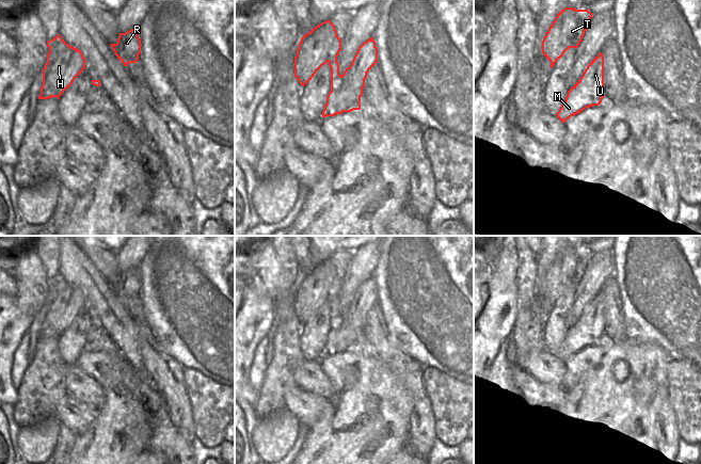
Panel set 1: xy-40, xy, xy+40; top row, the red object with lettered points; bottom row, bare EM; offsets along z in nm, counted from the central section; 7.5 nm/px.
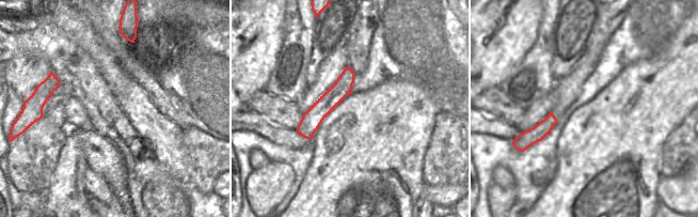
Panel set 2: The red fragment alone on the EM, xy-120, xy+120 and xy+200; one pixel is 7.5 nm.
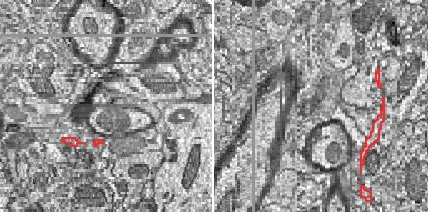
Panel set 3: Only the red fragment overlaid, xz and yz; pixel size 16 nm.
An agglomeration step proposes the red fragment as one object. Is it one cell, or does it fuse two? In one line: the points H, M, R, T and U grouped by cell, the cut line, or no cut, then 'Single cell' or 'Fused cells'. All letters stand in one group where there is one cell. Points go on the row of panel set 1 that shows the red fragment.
Groups: H T / M R U. Split along xy (336, 56), (331, 57), (327, 61). Fused cells.

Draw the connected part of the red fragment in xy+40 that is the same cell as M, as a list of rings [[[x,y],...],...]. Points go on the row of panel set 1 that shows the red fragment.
[[[600,52],[587,66],[580,79],[568,91],[565,100],[559,111],[555,114],[559,121],[564,123],[571,116],[581,112],[586,108],[599,106],[604,96],[604,55]]]

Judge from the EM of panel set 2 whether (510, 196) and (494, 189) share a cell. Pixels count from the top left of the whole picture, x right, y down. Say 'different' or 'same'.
same

